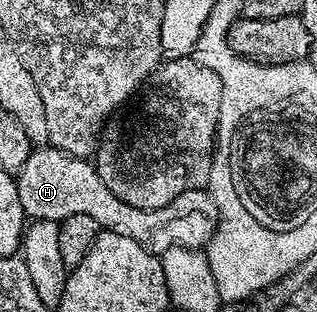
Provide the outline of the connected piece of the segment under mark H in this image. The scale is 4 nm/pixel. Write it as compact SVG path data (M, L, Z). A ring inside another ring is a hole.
M50 146L36 147L29 154L29 162L25 162L17 173L17 194L21 198L24 217L58 222L73 214L85 214L93 218L102 231L125 234L125 238L133 238L133 242L156 254L170 248L202 249L211 241L215 227L219 225L219 211L211 200L210 191L202 188L189 190L185 194L177 194L169 206L141 210L121 202L121 198L101 182L90 159L70 156L60 148Z

